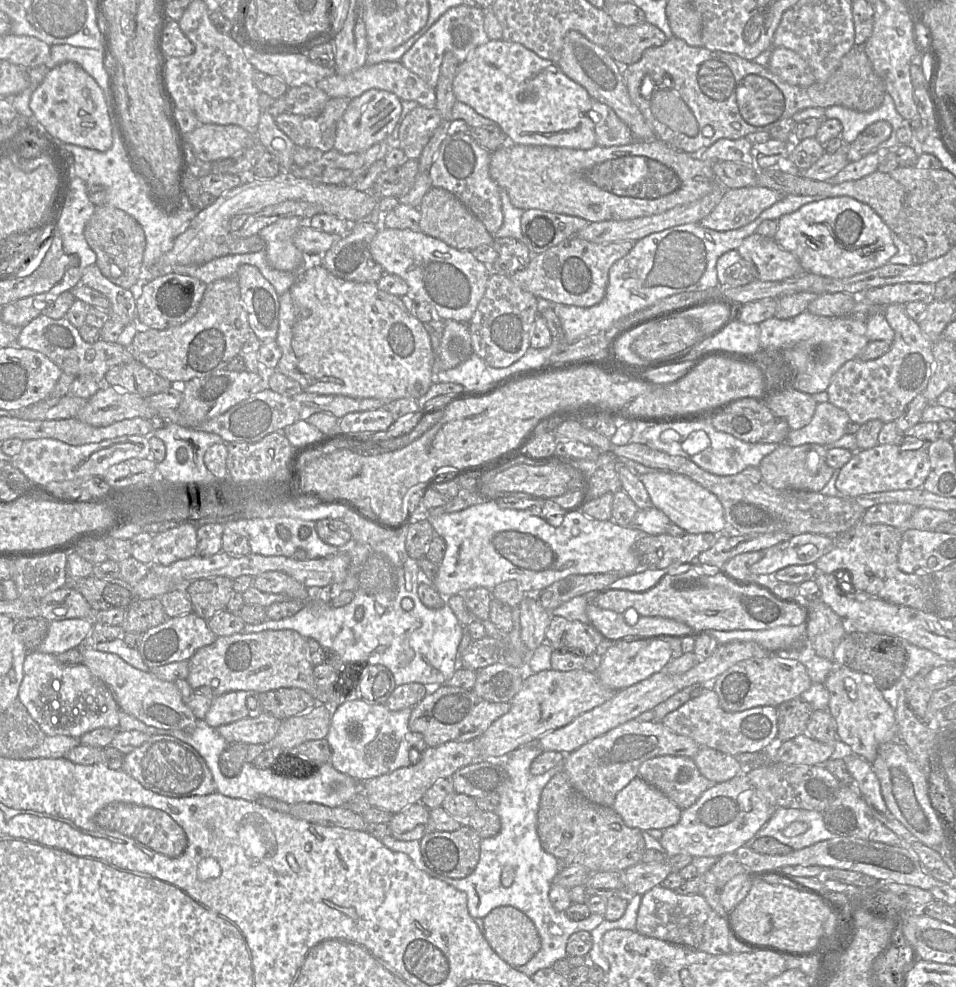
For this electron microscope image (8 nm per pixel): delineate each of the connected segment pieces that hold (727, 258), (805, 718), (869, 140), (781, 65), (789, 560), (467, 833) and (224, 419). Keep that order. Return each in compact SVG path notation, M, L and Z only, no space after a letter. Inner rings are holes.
M730 250L721 255L716 263L716 271L718 281L723 286L742 286L755 279L737 250Z
M801 697L783 702L777 707L777 743L805 734L808 722L814 711Z
M878 121L869 125L856 140L848 145L849 162L862 159L871 152L878 150L879 145L891 135L892 127L887 121Z
M784 47L772 48L767 68L790 85L807 87L816 82L809 64L799 54Z
M804 533L793 536L764 551L761 560L750 567L750 572L758 578L771 579L779 570L791 565L814 564L820 557L829 552L834 544L833 536L825 536L813 533Z
M465 822L454 831L430 831L419 842L424 863L438 874L434 877L465 878L480 858L481 837Z
M267 388L234 405L224 414L200 424L194 430L217 434L224 443L255 443L270 433L284 430L298 421L305 421L315 413L330 413L337 419L341 419L348 413L371 411L382 407L384 407L384 403L374 398L357 399L340 395L319 395L305 391L296 395L284 396Z

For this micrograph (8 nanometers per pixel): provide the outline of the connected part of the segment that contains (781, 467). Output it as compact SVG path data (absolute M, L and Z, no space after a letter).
M780 444L765 456L758 468L765 482L775 489L795 489L820 492L829 482L835 469L826 462L827 447L819 444L789 446Z

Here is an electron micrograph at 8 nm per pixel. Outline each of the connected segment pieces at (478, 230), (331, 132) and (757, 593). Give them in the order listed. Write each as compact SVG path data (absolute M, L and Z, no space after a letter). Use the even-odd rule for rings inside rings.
M432 187L422 198L419 211L421 232L442 240L453 248L473 251L482 245L493 246L495 236L454 194L446 189Z
M347 97L330 98L317 117L285 112L278 115L275 122L295 145L326 153L334 148L338 122L351 100Z
M683 563L671 565L668 572L651 589L644 592L610 589L600 591L591 597L590 602L600 608L623 614L628 608L635 609L640 616L659 616L682 622L693 629L695 633L713 630L763 630L778 626L797 626L808 620L808 610L792 602L778 599L755 585L740 586L735 584L722 570L705 568L698 563Z

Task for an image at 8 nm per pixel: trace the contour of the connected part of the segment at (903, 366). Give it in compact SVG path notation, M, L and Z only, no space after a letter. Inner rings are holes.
M889 304L883 313L894 331L889 351L874 360L847 361L834 374L826 390L828 402L844 410L850 421L860 426L870 420L888 423L899 418L908 404L925 391L933 371L933 343L922 333L919 323L907 315L905 305Z

